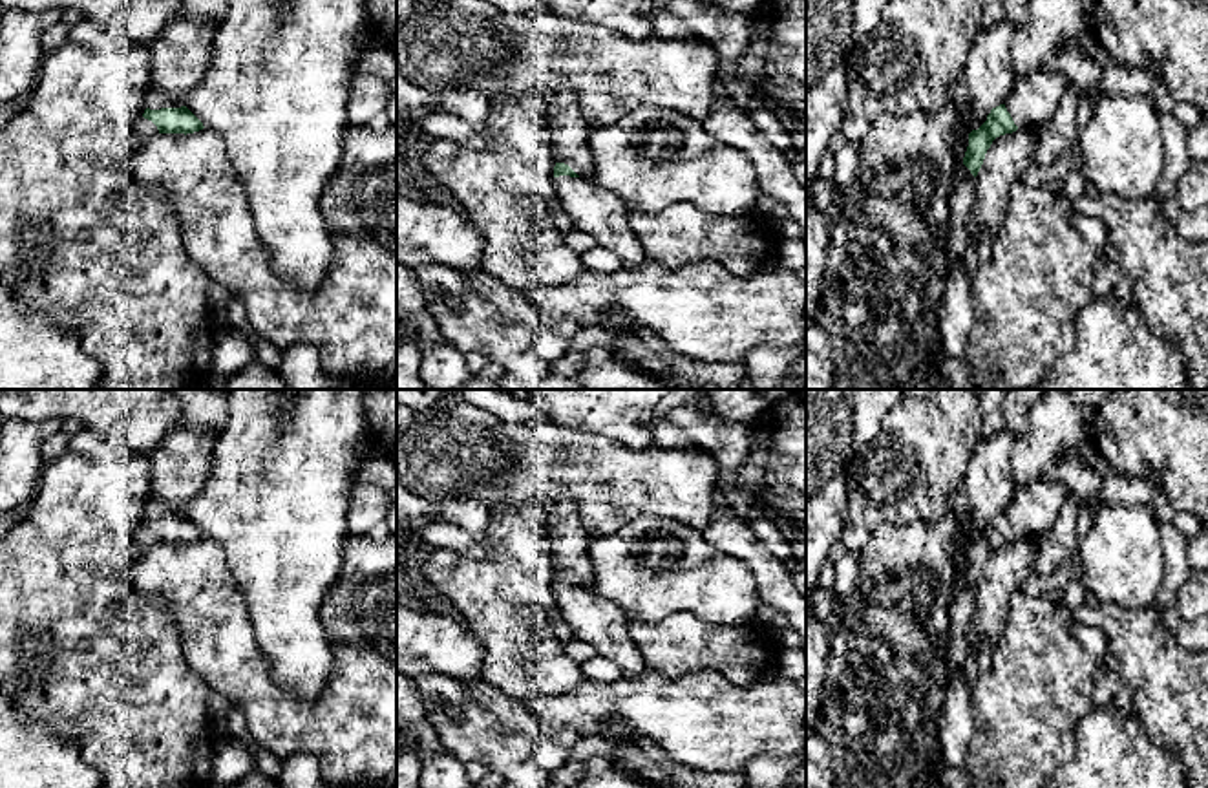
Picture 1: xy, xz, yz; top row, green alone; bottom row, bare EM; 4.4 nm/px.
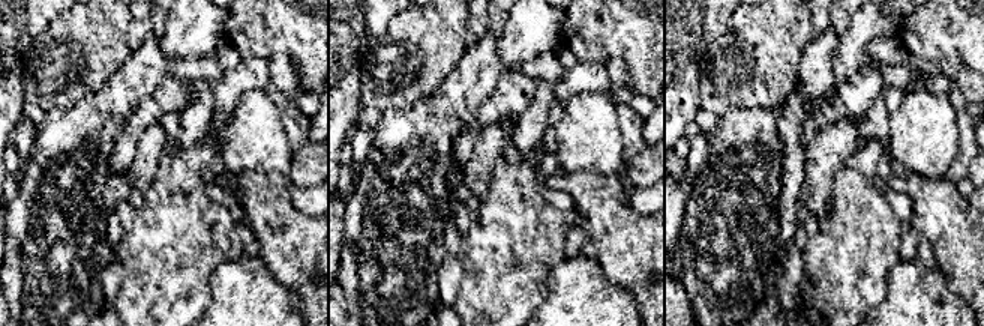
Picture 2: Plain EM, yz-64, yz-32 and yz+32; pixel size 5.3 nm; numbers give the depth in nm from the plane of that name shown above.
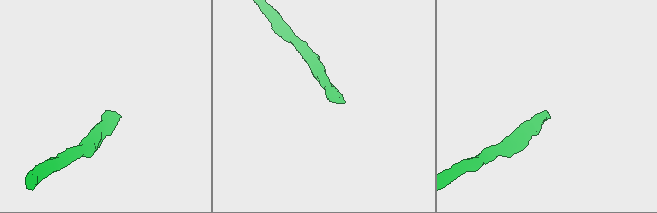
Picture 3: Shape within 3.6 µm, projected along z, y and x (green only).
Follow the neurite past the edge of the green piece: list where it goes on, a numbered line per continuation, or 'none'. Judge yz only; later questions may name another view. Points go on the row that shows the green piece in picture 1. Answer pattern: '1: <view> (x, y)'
1: yz (1033, 99)

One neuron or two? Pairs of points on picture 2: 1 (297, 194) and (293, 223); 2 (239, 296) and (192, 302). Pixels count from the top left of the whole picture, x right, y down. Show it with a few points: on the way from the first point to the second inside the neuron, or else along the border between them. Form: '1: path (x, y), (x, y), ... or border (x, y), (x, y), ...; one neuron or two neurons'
1: border (290, 185), (291, 203), (312, 217); two neurons
2: border (219, 265), (210, 277), (210, 304), (204, 310); two neurons

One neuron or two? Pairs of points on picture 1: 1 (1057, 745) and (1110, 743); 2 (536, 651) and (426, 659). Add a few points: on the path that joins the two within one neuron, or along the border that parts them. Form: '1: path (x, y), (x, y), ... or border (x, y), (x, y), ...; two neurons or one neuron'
1: border (1093, 706), (1075, 730), (1075, 754), (1059, 768); two neurons
2: border (466, 628), (485, 653), (479, 677); two neurons

